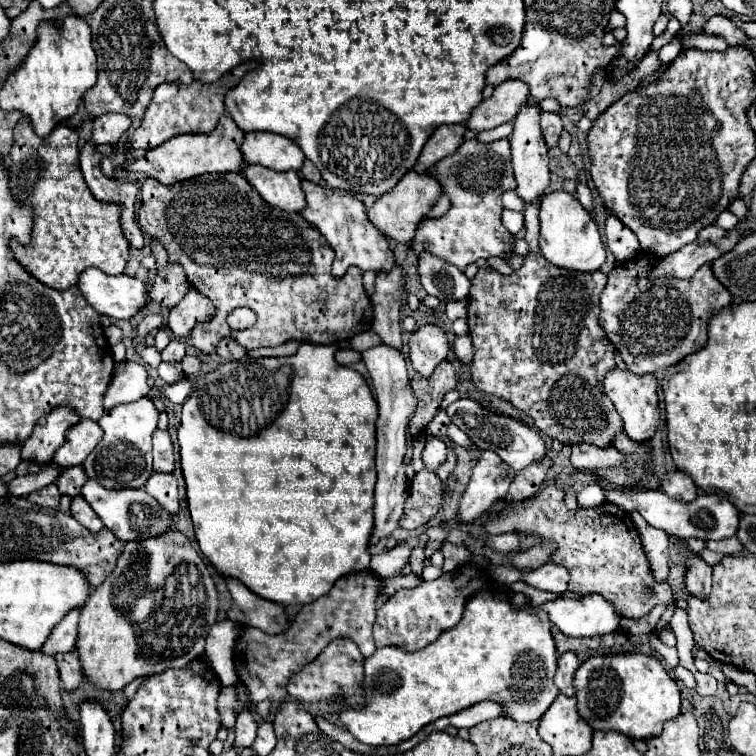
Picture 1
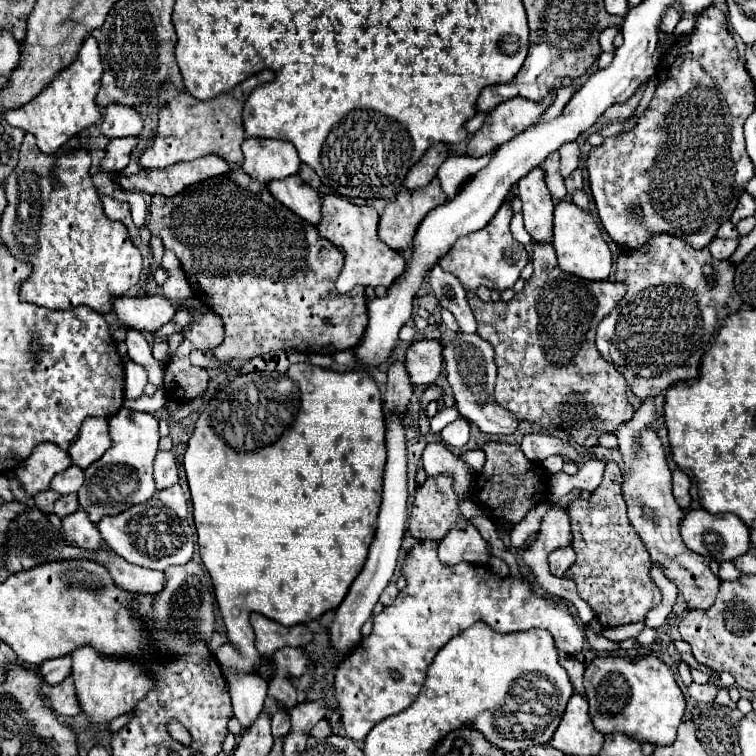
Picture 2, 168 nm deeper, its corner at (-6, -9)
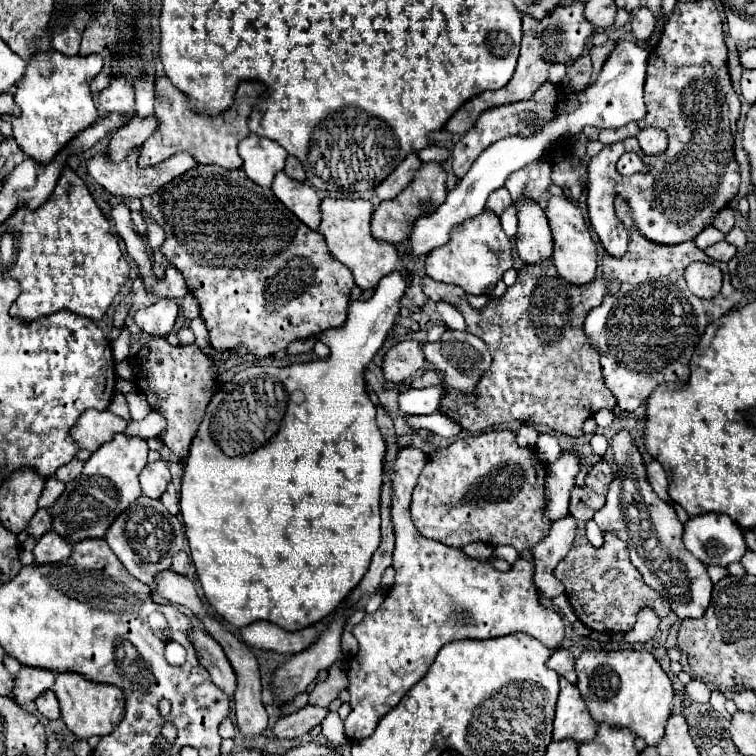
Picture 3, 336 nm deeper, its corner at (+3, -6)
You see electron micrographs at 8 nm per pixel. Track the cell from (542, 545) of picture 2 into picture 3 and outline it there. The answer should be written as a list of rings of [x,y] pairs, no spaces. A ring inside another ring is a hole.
[[[563,450],[559,460],[549,466],[545,480],[545,496],[547,496],[545,514],[551,522],[567,516],[569,494],[571,488],[575,486],[577,474],[579,474],[579,456],[573,454],[571,450]]]

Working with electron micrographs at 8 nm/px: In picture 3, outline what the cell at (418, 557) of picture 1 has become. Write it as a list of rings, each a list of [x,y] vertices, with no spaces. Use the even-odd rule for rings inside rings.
[[[401,450],[395,466],[391,466],[395,584],[379,610],[353,628],[359,652],[349,660],[347,670],[351,712],[345,718],[345,734],[349,740],[371,736],[379,720],[427,674],[439,650],[453,640],[487,640],[523,632],[557,650],[565,636],[561,616],[539,602],[529,560],[519,558],[509,572],[497,572],[491,562],[469,558],[461,548],[429,540],[415,530],[409,514],[411,486],[417,484],[425,462],[427,454],[423,450]]]

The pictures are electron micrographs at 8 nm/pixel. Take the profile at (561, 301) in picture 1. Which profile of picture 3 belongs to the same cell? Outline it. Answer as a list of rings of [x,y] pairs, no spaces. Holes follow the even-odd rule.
[[[545,260],[535,266],[523,266],[523,270],[517,276],[517,282],[505,290],[505,294],[497,300],[489,300],[483,310],[473,310],[465,298],[465,292],[455,286],[455,284],[443,284],[435,282],[429,276],[423,276],[423,292],[429,300],[433,302],[451,302],[465,318],[467,322],[467,332],[473,336],[479,336],[493,358],[491,366],[483,374],[483,378],[477,384],[475,402],[465,402],[463,396],[457,390],[445,390],[443,402],[441,402],[441,412],[455,420],[463,430],[467,432],[485,432],[485,428],[505,424],[511,420],[521,420],[527,424],[545,424],[557,432],[569,434],[569,436],[581,436],[583,422],[593,416],[601,408],[613,410],[617,406],[615,396],[607,390],[603,376],[601,376],[601,366],[599,366],[599,352],[589,346],[587,336],[583,332],[583,320],[589,314],[591,308],[599,306],[605,292],[617,292],[619,282],[611,280],[593,280],[591,284],[583,286],[573,286],[565,282],[551,260]]]

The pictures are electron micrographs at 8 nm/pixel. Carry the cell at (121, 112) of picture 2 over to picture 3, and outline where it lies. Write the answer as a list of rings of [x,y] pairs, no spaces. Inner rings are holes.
[[[113,76],[111,84],[99,94],[99,104],[105,112],[123,112],[129,118],[135,116],[135,96],[133,86],[127,78]]]

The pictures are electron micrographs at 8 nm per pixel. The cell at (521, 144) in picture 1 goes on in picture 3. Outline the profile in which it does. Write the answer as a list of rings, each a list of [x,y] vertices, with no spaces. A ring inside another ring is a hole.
[[[521,200],[515,206],[519,210],[519,230],[515,236],[519,258],[529,266],[549,260],[553,254],[553,236],[545,212],[533,200]]]

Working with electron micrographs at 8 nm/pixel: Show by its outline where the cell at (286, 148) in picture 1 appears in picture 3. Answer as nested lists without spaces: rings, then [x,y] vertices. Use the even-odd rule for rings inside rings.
[[[249,134],[239,142],[239,156],[243,158],[243,170],[257,186],[269,188],[275,174],[283,170],[287,152],[267,138]]]

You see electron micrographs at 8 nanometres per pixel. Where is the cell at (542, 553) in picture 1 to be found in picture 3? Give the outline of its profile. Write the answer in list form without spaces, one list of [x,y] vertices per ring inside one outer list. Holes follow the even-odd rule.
[[[569,514],[567,518],[559,518],[559,522],[553,522],[551,532],[533,548],[535,560],[533,584],[547,598],[557,598],[565,594],[565,586],[553,576],[553,570],[571,550],[573,538],[575,538],[575,520]]]

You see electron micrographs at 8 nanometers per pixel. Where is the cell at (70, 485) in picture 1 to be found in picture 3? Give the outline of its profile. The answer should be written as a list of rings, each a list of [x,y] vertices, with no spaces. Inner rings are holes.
[[[37,510],[37,514],[31,518],[27,526],[27,534],[39,540],[43,534],[47,534],[47,530],[51,530],[51,516],[47,510]]]

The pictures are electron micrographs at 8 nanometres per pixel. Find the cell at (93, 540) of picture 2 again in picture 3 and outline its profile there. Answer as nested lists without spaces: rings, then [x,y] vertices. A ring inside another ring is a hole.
[[[47,532],[35,546],[35,564],[53,564],[53,562],[65,562],[67,556],[71,556],[71,544],[65,542],[55,532]]]

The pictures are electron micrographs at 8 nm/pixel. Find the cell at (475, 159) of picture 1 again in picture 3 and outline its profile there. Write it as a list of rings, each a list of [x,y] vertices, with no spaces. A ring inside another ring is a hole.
[[[489,210],[479,214],[479,218],[469,218],[467,222],[455,226],[455,230],[451,230],[451,240],[431,250],[425,260],[427,276],[437,282],[461,286],[465,294],[489,294],[509,268],[513,268],[511,240],[503,232],[499,216]]]

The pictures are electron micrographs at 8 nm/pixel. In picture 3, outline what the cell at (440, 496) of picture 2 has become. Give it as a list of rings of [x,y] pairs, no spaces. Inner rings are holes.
[[[491,430],[465,440],[455,440],[445,448],[437,448],[429,456],[413,490],[411,518],[423,536],[447,546],[463,548],[471,542],[485,542],[489,546],[509,544],[517,552],[523,552],[533,548],[551,526],[547,518],[543,518],[545,474],[545,464],[539,460],[535,450],[519,446],[511,430]]]

